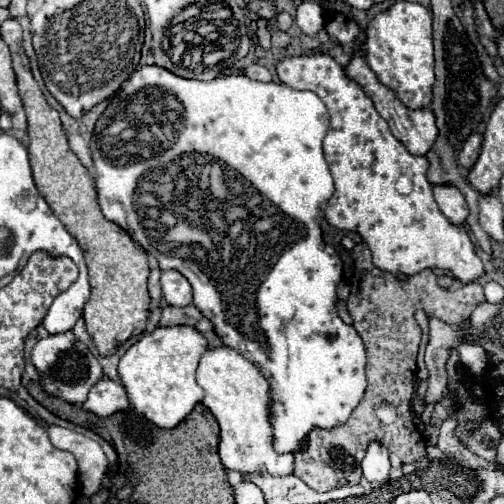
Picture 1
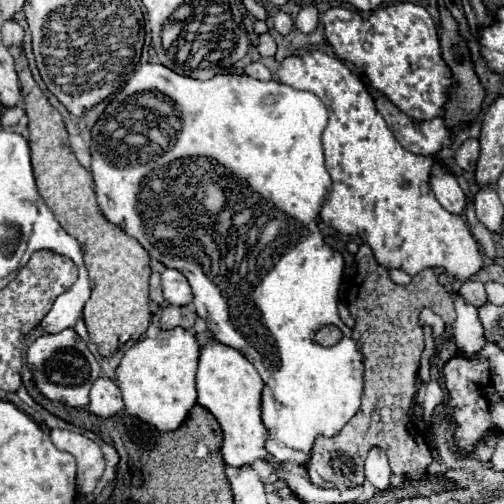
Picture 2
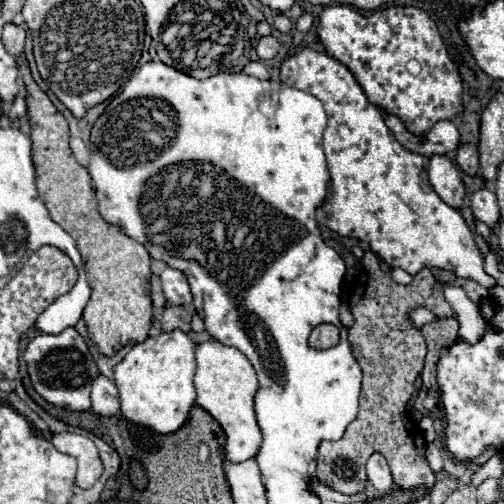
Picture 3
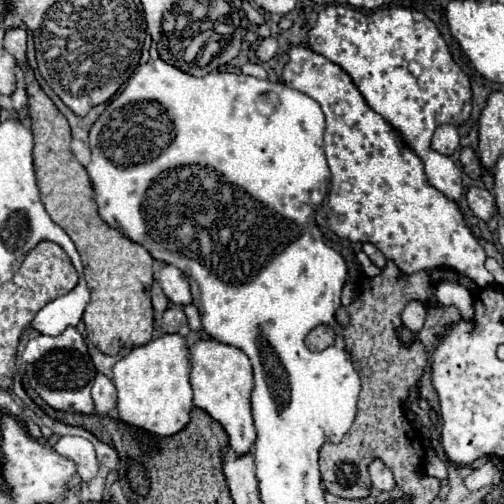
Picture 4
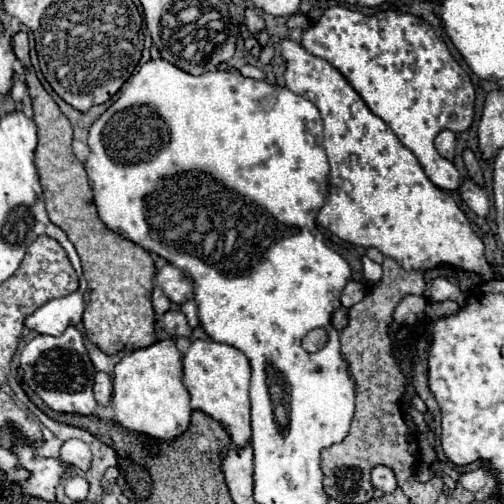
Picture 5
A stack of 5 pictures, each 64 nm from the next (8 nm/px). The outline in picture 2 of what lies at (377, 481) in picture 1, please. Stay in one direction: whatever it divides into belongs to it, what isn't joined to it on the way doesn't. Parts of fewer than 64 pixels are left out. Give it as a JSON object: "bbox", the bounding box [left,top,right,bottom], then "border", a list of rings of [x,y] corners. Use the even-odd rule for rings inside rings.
{"bbox":[366,448,390,490],"border":[[[372,448],[366,458],[366,480],[370,480],[378,490],[386,490],[390,486],[390,466],[386,454],[380,448]]]}

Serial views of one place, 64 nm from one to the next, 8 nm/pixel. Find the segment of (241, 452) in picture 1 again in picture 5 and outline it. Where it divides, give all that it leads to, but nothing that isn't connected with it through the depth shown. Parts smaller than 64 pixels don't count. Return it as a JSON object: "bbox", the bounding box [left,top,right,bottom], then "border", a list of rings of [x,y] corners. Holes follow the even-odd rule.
{"bbox":[182,340,250,446],"border":[[[196,340],[184,356],[182,382],[190,394],[192,410],[202,410],[218,420],[236,446],[250,442],[250,364],[248,358],[230,344],[214,340]]]}

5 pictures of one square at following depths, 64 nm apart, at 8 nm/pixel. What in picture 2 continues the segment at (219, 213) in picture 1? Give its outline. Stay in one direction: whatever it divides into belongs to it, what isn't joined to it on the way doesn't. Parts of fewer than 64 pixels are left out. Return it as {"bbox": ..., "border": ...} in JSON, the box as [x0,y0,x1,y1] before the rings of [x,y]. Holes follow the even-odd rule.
{"bbox":[90,64,364,466],"border":[[[142,64],[142,66],[138,66],[138,70],[134,72],[134,76],[128,80],[128,84],[110,100],[110,104],[108,104],[106,110],[104,110],[104,114],[102,114],[100,120],[94,124],[94,128],[92,128],[92,144],[90,144],[90,152],[92,152],[92,166],[90,166],[90,170],[92,170],[94,182],[96,182],[98,206],[100,206],[102,214],[106,216],[106,220],[112,222],[112,224],[114,224],[114,222],[120,222],[120,224],[122,224],[122,230],[124,230],[126,234],[130,234],[132,238],[136,238],[136,240],[146,248],[146,252],[148,252],[152,258],[156,258],[158,262],[162,262],[166,268],[176,268],[176,270],[180,270],[180,272],[186,276],[186,280],[190,282],[190,286],[192,286],[194,306],[198,306],[198,308],[202,308],[202,310],[208,312],[206,324],[208,324],[208,330],[214,334],[214,338],[216,338],[218,342],[226,344],[226,346],[236,348],[236,350],[242,352],[244,356],[248,356],[248,360],[250,360],[250,362],[254,364],[254,368],[258,370],[258,374],[260,374],[260,378],[262,378],[262,382],[264,382],[264,390],[262,390],[262,422],[264,422],[264,426],[266,426],[266,430],[268,430],[266,452],[272,456],[272,458],[270,458],[272,464],[284,464],[284,466],[306,466],[308,460],[310,460],[310,456],[312,456],[314,436],[336,436],[336,434],[348,424],[348,420],[356,414],[356,410],[360,408],[360,394],[362,394],[362,386],[364,386],[364,376],[362,376],[362,372],[364,372],[362,360],[364,360],[364,358],[362,358],[360,350],[356,348],[356,342],[354,342],[352,336],[350,336],[352,330],[350,330],[348,326],[344,326],[344,322],[342,322],[340,316],[338,316],[338,288],[340,288],[340,282],[342,282],[344,260],[342,260],[342,256],[340,256],[336,250],[332,250],[330,246],[324,244],[322,234],[320,234],[320,230],[318,230],[318,226],[316,226],[318,212],[320,212],[320,208],[322,208],[322,204],[324,204],[324,200],[326,200],[328,188],[330,188],[330,176],[328,176],[326,166],[324,166],[324,152],[322,152],[322,140],[320,140],[320,138],[322,138],[322,132],[324,132],[324,128],[326,128],[326,124],[328,124],[328,112],[326,112],[322,100],[320,100],[316,94],[290,88],[290,86],[280,84],[280,82],[276,82],[276,80],[262,82],[262,80],[250,78],[250,76],[246,76],[246,74],[218,74],[218,76],[214,76],[214,78],[210,78],[210,80],[206,80],[206,82],[202,82],[202,80],[194,80],[194,78],[188,78],[188,76],[180,76],[180,74],[172,72],[170,68],[166,68],[166,66],[162,66],[162,64]],[[160,170],[164,170],[162,178],[148,180],[150,174],[160,172]],[[156,216],[174,216],[176,220],[180,220],[180,226],[174,226],[172,222],[156,222]],[[324,324],[336,324],[336,326],[342,330],[344,336],[342,336],[342,340],[340,340],[336,346],[324,348],[324,346],[316,346],[316,344],[314,344],[312,336],[314,336],[314,332],[316,332],[320,326],[324,326]]]}

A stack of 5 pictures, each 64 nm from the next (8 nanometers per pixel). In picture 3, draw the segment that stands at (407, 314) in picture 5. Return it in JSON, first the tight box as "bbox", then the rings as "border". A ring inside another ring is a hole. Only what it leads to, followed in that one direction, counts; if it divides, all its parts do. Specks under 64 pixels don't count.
{"bbox":[410,308,436,328],"border":[[[414,308],[414,310],[410,310],[410,322],[416,328],[422,328],[424,324],[434,322],[434,320],[436,320],[436,316],[428,308]]]}

